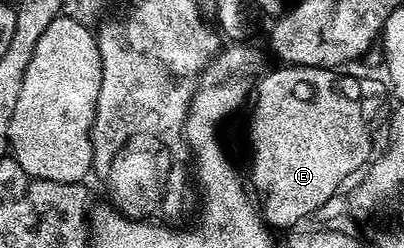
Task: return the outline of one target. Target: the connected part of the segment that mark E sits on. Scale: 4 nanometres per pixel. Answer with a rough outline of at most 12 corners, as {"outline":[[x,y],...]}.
{"outline":[[260,74],[247,171],[272,229],[373,155],[375,79]]}

